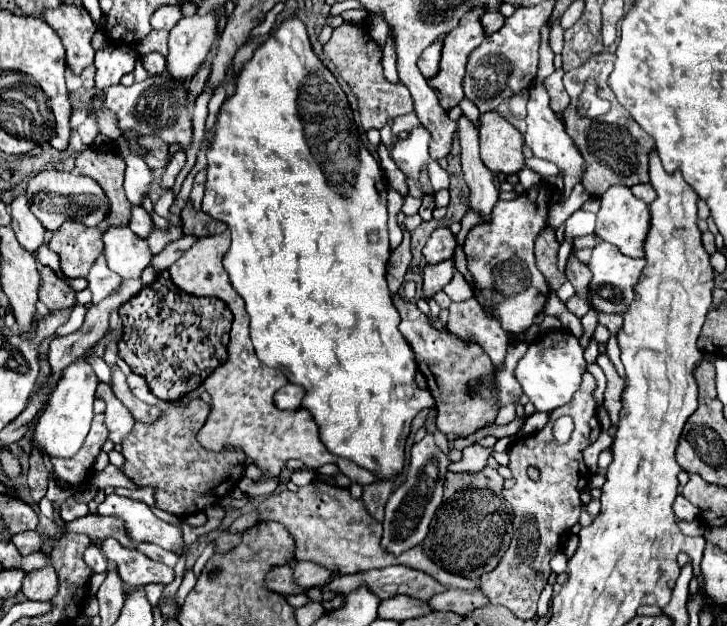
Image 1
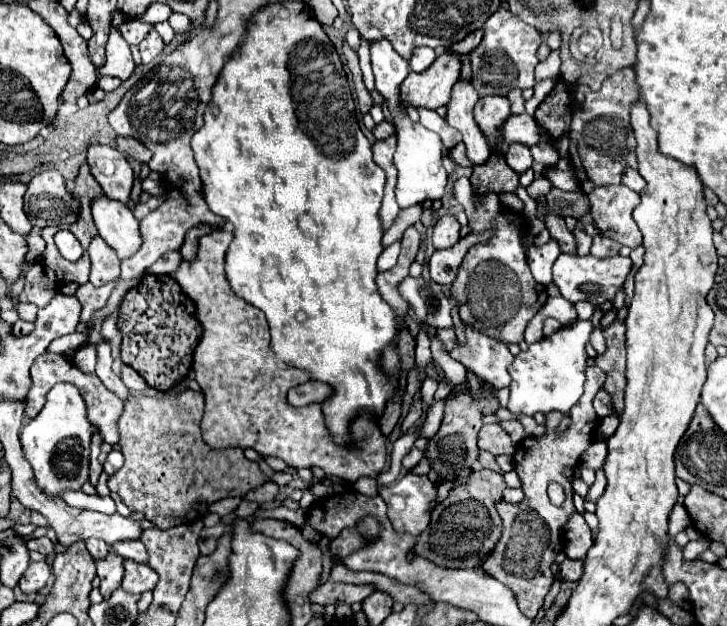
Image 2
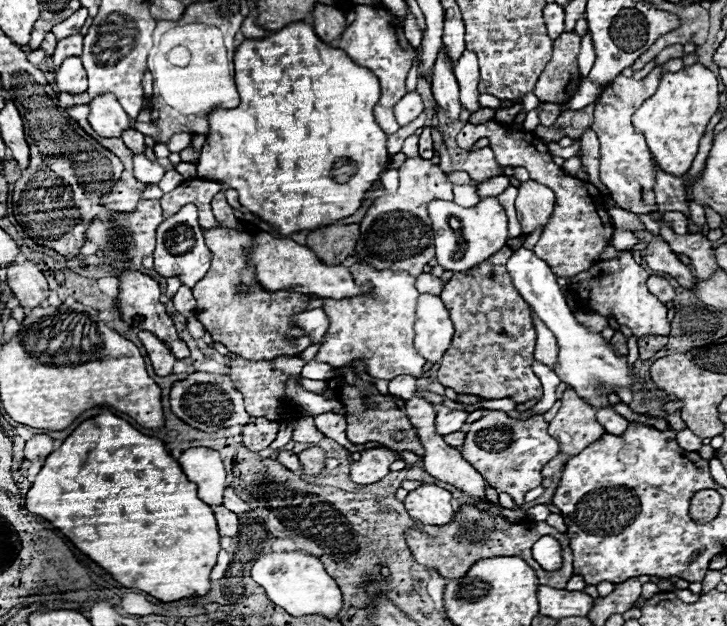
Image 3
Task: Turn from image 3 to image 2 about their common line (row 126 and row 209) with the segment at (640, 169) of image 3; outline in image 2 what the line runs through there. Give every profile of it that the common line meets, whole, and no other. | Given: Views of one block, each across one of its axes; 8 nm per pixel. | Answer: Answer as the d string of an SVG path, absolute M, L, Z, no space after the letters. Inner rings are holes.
M624 184L600 186L594 188L588 198L594 224L602 236L612 238L628 248L638 248L642 244L640 228L632 218L632 210L640 200L638 192L626 188Z

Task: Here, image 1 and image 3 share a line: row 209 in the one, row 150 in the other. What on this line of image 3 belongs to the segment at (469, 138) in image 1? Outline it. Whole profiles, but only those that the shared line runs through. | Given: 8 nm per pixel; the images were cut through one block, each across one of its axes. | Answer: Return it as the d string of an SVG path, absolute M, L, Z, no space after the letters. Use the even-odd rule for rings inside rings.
M490 146L472 150L468 154L468 160L462 164L462 170L468 172L470 178L476 180L476 182L484 182L484 180L488 180L492 176L498 176L502 172L498 162L494 160L494 152L492 152Z

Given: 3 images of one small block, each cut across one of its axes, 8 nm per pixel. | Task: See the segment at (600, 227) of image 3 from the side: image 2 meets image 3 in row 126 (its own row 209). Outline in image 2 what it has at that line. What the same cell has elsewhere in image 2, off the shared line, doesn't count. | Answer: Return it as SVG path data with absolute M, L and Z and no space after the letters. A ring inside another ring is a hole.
M464 176L457 179L453 187L455 199L462 205L468 218L470 233L483 234L487 230L493 230L494 236L486 244L472 246L466 252L460 272L450 286L452 298L460 304L460 318L466 324L476 326L482 334L492 336L500 342L518 344L524 340L526 324L548 300L546 288L542 284L538 284L536 290L536 280L532 278L526 250L522 248L522 224L526 224L528 230L528 220L524 218L524 214L516 214L514 210L501 206L497 194L488 193L477 199L471 188L469 178Z

